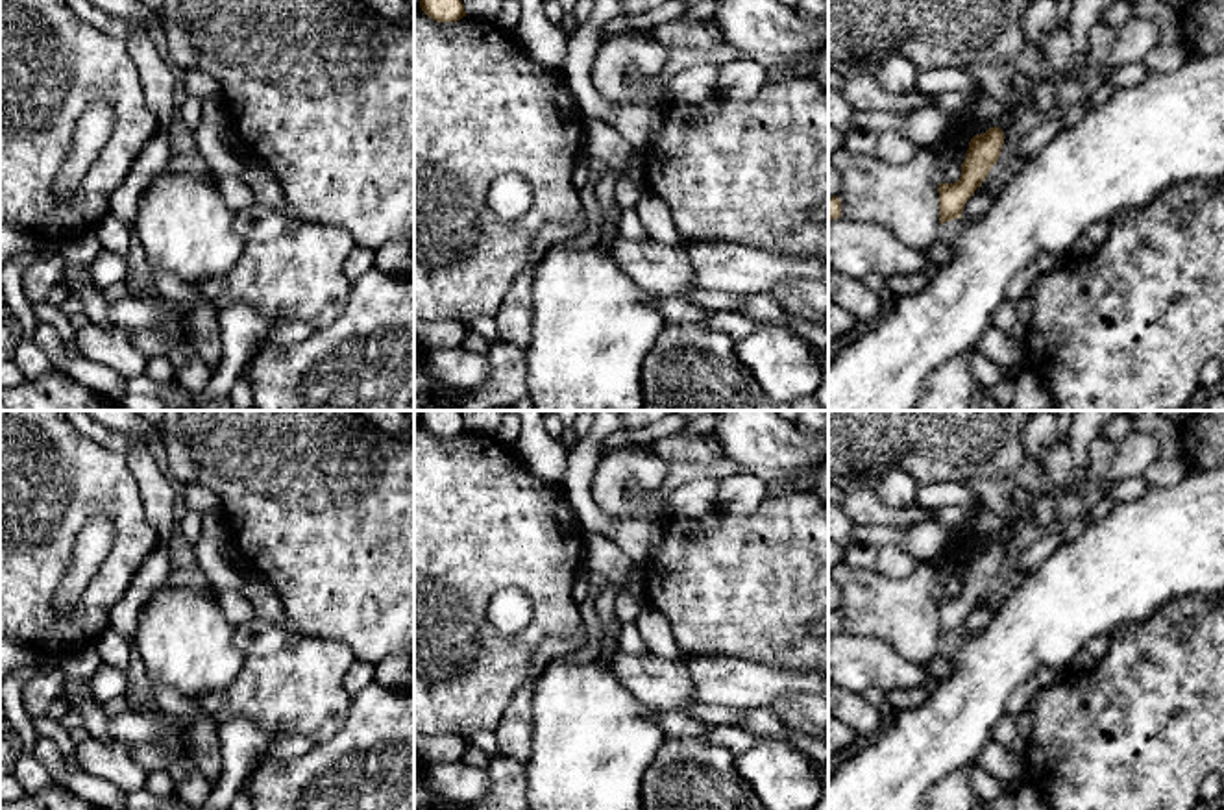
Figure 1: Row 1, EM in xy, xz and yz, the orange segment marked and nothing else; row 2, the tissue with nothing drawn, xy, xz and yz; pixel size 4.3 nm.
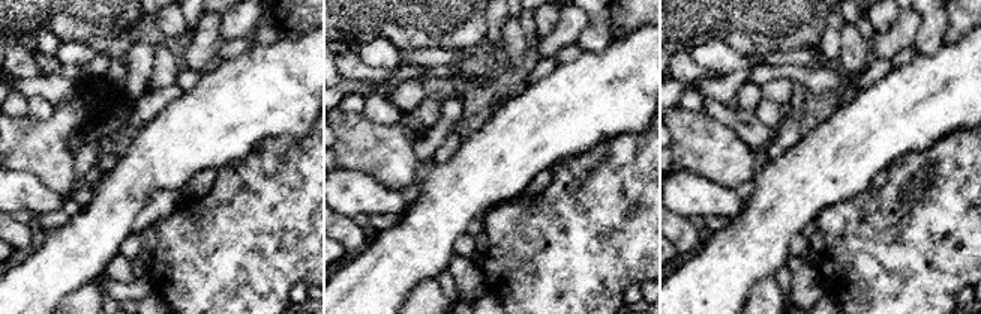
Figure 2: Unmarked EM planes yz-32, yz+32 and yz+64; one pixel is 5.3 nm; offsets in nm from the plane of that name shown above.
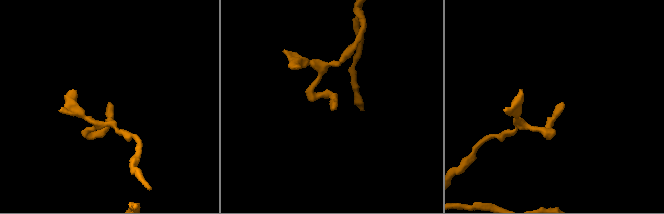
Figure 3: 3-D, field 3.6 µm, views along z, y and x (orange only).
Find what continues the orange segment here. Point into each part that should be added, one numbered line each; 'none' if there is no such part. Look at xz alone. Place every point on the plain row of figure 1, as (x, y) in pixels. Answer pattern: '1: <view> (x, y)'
none

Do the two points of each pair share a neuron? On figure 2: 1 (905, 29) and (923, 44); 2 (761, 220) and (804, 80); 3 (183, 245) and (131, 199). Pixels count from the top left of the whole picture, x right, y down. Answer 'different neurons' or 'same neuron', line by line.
1: different neurons
2: different neurons
3: different neurons

